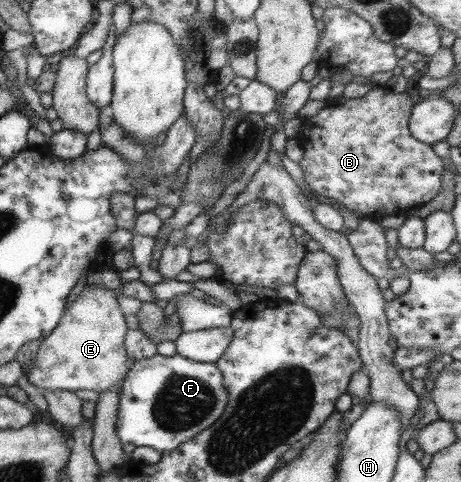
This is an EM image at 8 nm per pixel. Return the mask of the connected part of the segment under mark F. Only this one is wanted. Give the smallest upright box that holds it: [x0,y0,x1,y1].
[116,354,228,453]

